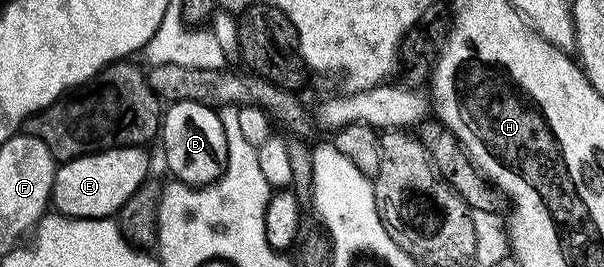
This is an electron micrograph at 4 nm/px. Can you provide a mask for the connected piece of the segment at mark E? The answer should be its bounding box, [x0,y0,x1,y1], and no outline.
[51,145,150,219]

